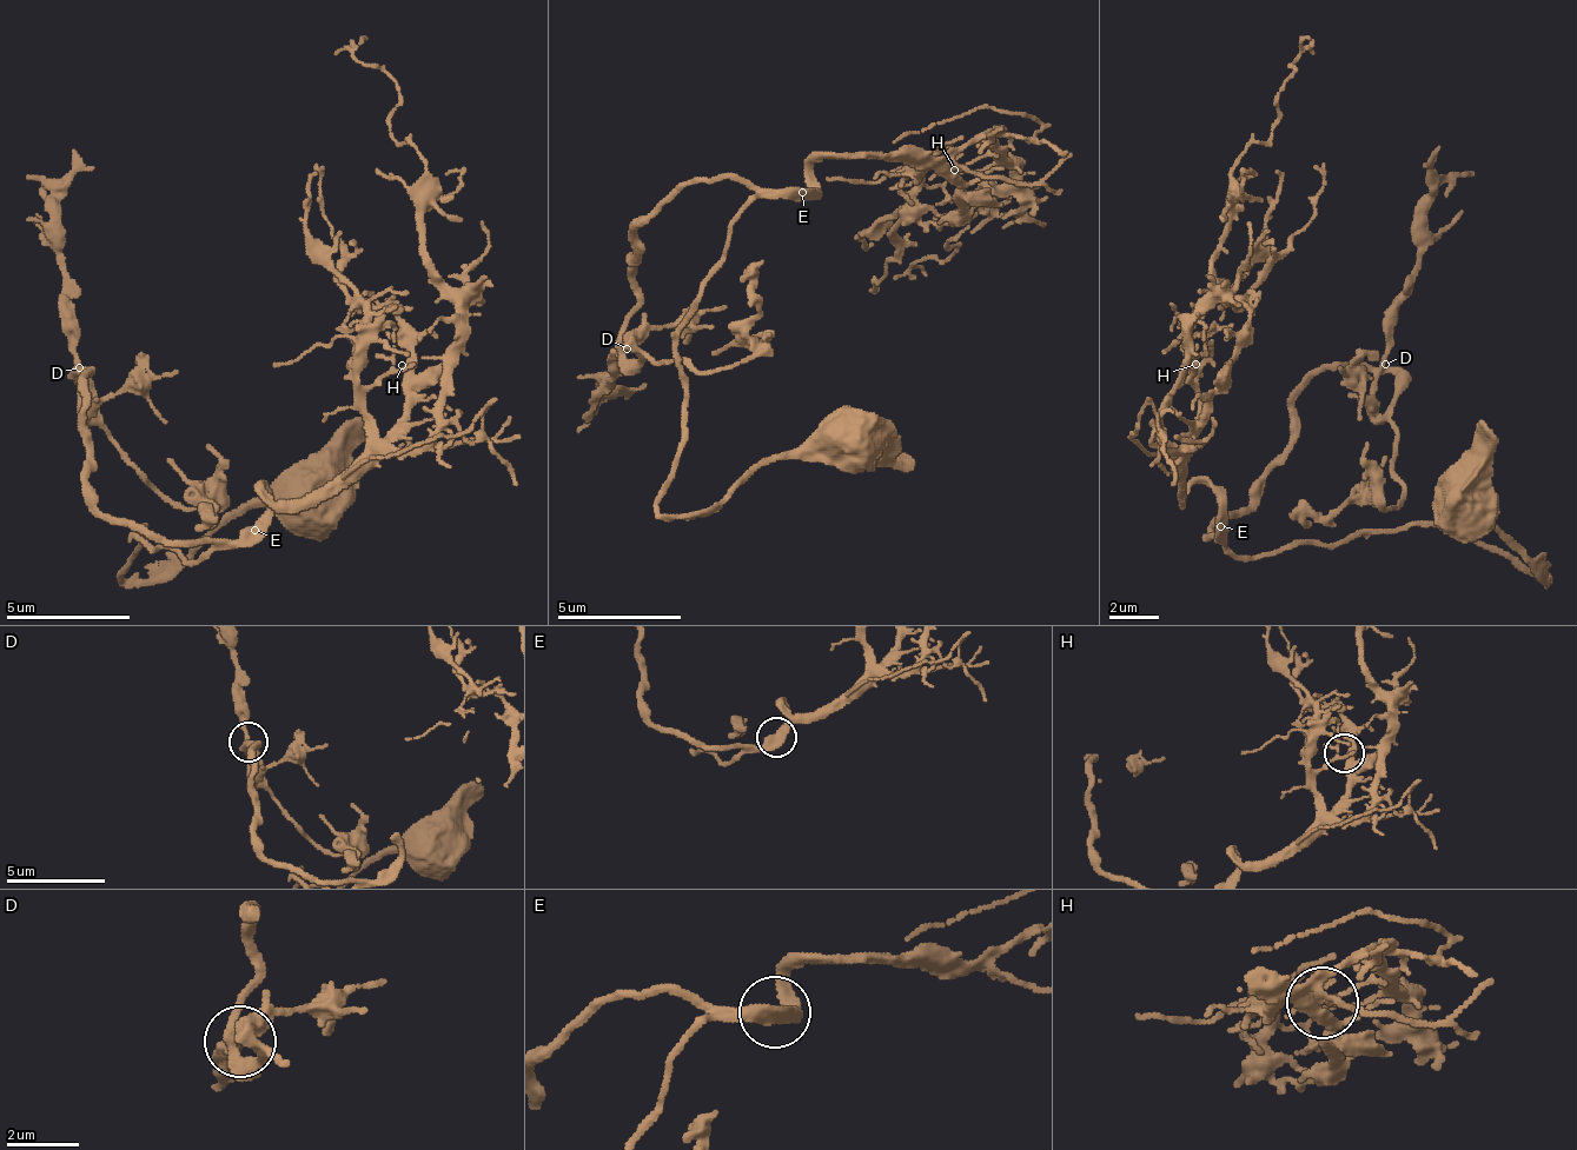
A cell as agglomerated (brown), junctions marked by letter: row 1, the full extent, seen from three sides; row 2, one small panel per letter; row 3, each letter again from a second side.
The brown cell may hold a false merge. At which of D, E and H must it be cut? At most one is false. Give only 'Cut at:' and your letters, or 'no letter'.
Cut at: no letter

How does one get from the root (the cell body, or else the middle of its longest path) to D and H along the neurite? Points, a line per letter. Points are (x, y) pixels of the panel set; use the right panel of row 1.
D: (1225, 516), (1220, 533), (1207, 532), (1247, 500), (1285, 450), (1292, 400), (1323, 370), (1385, 364)
H: (1225, 516), (1206, 484), (1193, 485), (1186, 498), (1184, 456), (1197, 431), (1197, 387), (1190, 381), (1195, 364)

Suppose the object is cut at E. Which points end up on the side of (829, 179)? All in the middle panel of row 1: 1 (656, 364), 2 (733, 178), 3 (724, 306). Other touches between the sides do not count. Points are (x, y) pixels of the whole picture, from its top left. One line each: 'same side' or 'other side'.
1: same side
2: same side
3: same side

